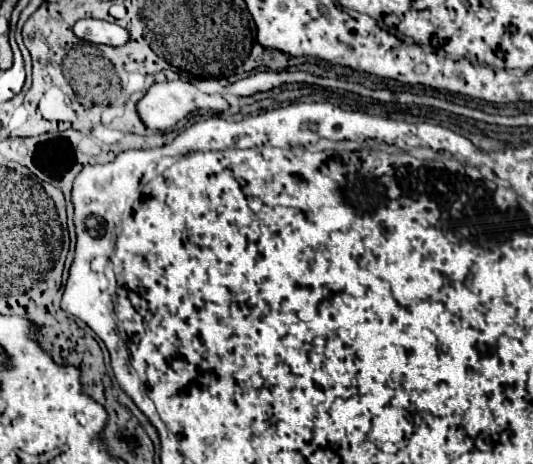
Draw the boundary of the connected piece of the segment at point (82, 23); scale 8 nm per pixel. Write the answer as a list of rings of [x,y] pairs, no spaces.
[[[84,18],[74,24],[74,34],[80,40],[92,44],[108,44],[108,46],[124,46],[130,40],[130,32],[114,22]]]

